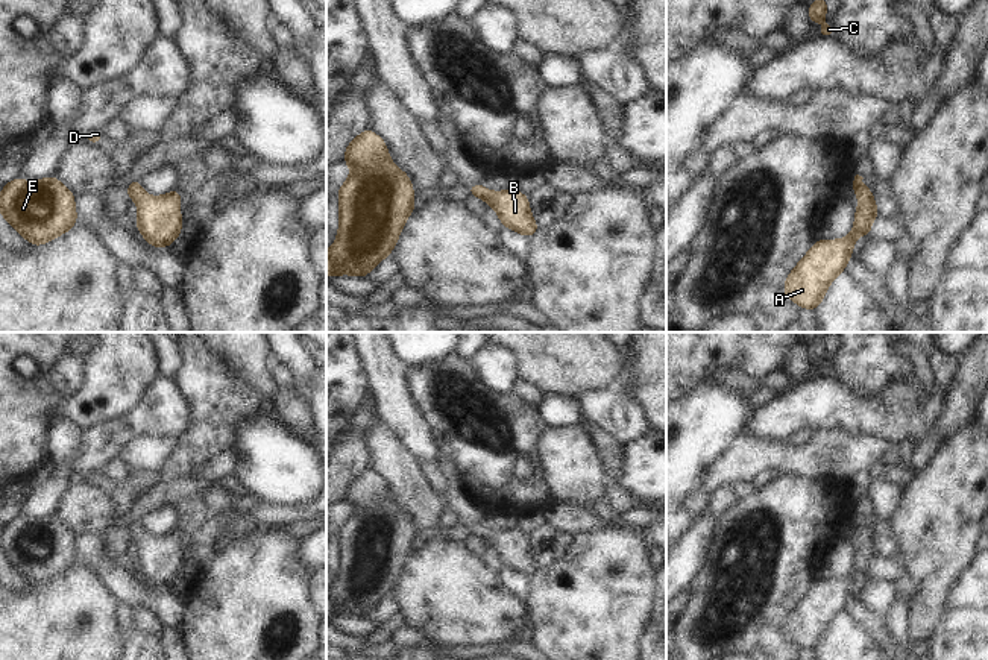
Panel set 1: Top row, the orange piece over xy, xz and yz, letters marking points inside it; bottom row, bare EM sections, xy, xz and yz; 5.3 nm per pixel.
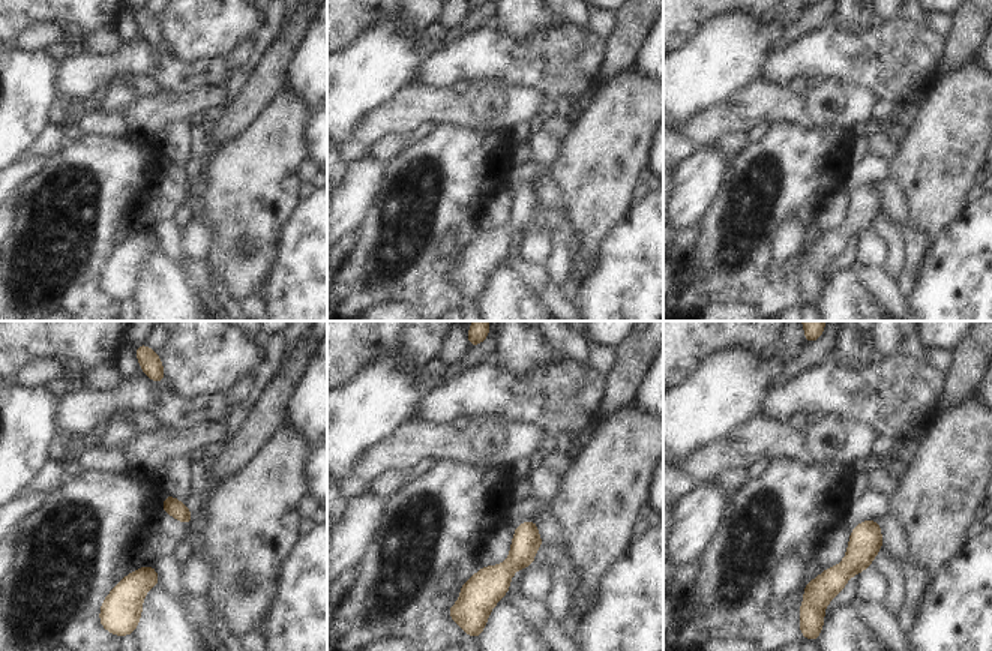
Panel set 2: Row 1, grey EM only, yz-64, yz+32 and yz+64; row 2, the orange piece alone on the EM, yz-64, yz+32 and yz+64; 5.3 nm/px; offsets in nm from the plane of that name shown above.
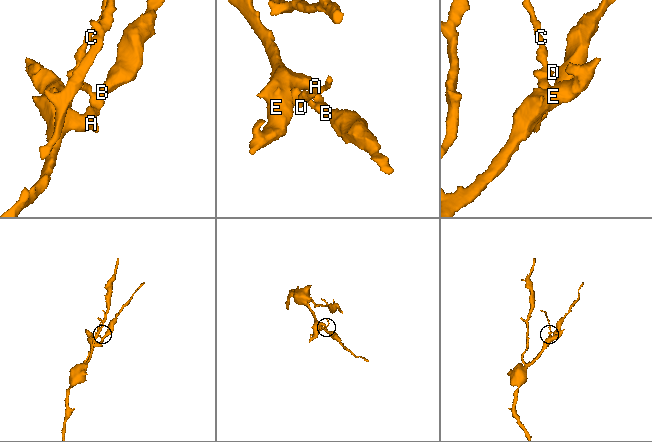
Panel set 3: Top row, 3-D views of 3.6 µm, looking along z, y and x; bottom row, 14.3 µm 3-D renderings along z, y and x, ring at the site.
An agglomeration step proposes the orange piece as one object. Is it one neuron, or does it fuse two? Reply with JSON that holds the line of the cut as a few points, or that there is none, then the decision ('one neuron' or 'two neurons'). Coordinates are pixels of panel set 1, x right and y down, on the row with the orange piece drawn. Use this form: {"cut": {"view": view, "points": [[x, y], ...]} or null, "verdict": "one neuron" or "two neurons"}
{"cut": null, "verdict": "one neuron"}

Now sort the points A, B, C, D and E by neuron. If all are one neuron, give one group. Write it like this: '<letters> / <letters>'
A B C D E

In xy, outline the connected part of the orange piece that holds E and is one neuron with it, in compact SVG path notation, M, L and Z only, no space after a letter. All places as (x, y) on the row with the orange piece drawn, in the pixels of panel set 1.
M56 179L9 181L0 193L0 212L32 246L64 235L77 222L76 197Z

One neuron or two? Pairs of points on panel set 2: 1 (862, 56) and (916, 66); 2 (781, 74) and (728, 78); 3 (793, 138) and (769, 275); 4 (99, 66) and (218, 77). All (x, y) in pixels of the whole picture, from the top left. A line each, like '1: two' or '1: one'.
1: one
2: two
3: one
4: one

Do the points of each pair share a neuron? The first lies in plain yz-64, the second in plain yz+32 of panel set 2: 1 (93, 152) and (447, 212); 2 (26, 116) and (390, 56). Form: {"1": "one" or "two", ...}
{"1": "one", "2": "one"}

